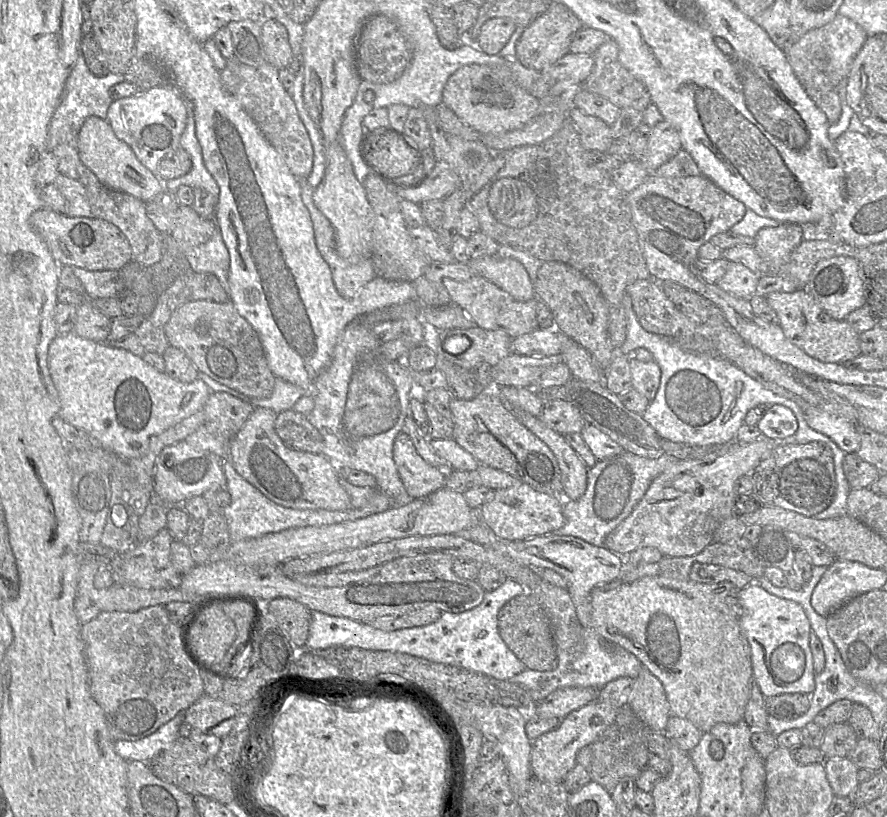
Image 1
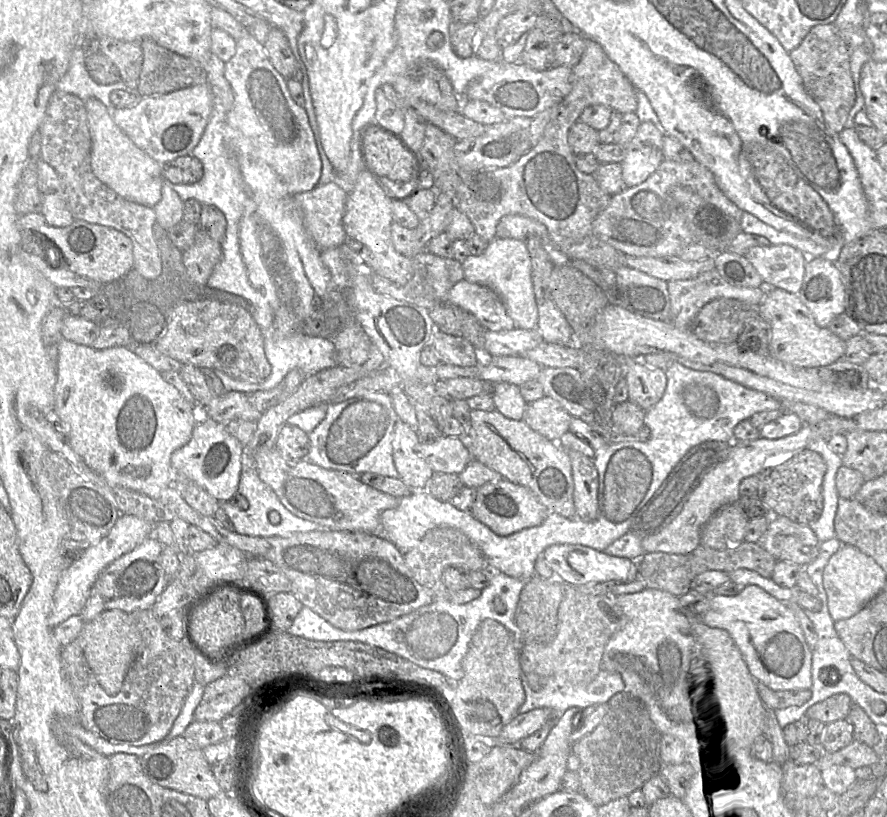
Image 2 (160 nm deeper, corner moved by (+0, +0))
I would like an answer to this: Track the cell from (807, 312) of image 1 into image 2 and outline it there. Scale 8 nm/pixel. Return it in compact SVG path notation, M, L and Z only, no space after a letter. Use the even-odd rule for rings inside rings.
M780 288L767 290L764 299L758 305L758 314L771 326L769 354L779 361L796 367L820 368L844 356L846 341L828 328L819 327L808 308L796 294Z

